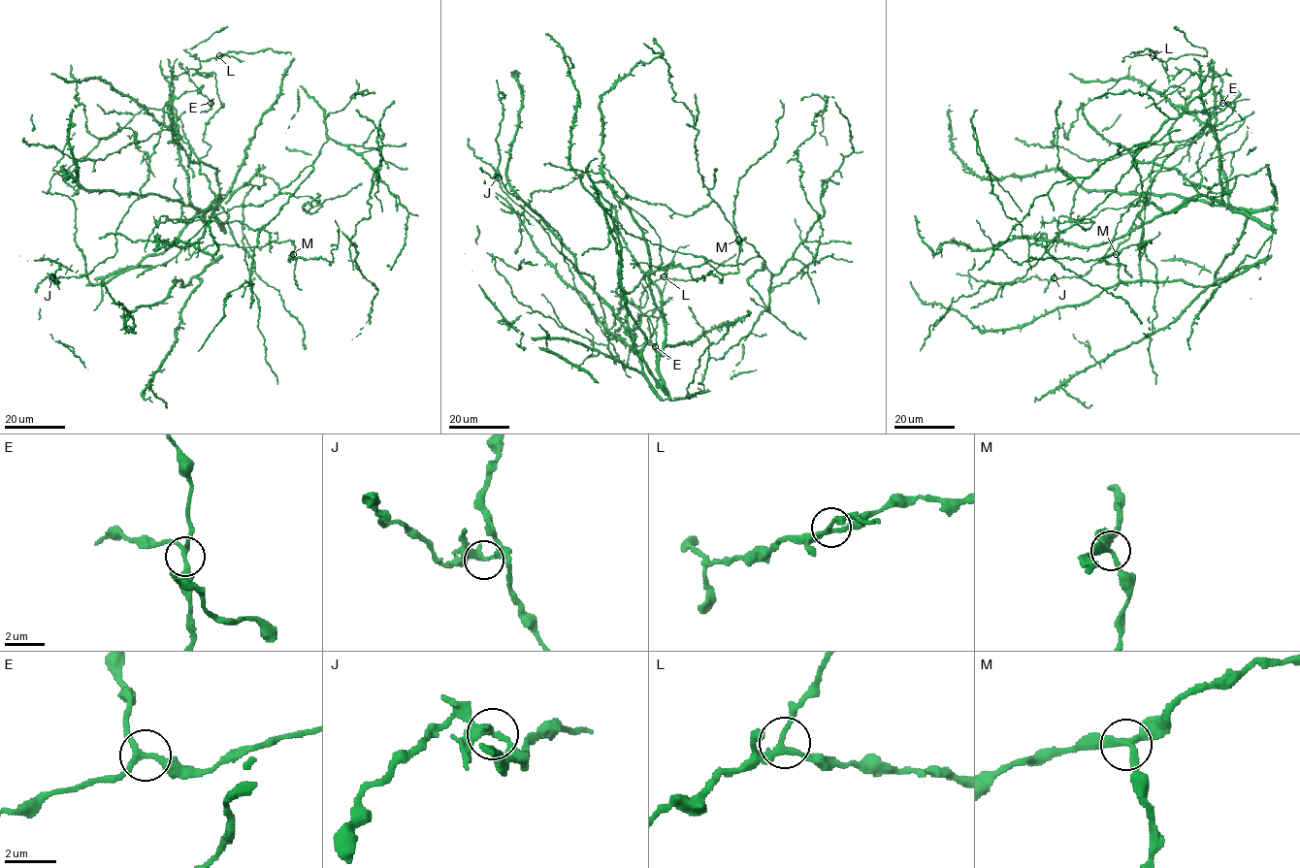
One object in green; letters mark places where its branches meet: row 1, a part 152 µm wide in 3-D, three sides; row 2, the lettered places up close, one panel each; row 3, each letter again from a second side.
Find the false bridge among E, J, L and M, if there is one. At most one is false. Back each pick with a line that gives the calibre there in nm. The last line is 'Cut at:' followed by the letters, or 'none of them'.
J: 240 nm thick
Cut at: J

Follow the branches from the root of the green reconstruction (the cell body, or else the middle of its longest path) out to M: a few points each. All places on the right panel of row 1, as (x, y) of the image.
M: (1169, 210), (1197, 190), (1175, 169), (1152, 163), (1139, 213), (1145, 248), (1140, 246), (1151, 241), (1116, 254)

